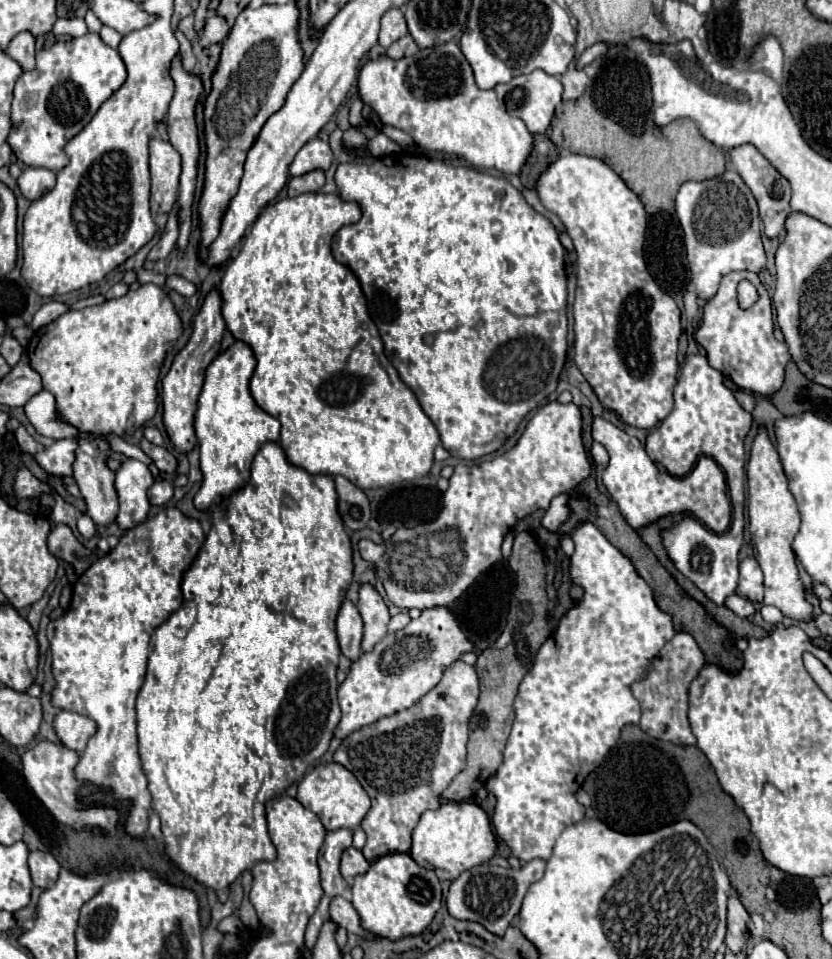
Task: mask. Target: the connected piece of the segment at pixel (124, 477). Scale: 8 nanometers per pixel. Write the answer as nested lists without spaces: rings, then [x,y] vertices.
[[[128,459],[116,471],[114,487],[120,501],[120,513],[116,523],[120,529],[132,529],[142,523],[150,511],[148,503],[148,487],[154,483],[154,477],[142,461]]]

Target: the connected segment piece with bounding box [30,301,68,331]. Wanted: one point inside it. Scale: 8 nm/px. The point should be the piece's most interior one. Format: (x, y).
(53, 310)

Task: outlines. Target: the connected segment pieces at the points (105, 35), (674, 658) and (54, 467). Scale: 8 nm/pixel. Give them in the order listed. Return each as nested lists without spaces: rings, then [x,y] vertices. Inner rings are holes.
[[[102,27],[102,31],[100,31],[100,37],[102,37],[102,41],[106,43],[106,45],[110,45],[110,47],[118,47],[118,43],[122,41],[122,35],[118,33],[118,31],[114,31],[114,29],[110,29],[110,27]]]
[[[676,633],[660,651],[660,655],[652,661],[652,669],[644,681],[634,683],[632,691],[642,707],[640,727],[654,739],[670,741],[676,745],[696,745],[696,737],[688,723],[688,687],[698,677],[704,655],[696,645],[694,637],[688,633]]]
[[[60,439],[60,441],[54,441],[50,447],[46,447],[44,451],[38,451],[34,455],[34,459],[50,475],[72,477],[76,449],[78,449],[78,445],[74,439]]]

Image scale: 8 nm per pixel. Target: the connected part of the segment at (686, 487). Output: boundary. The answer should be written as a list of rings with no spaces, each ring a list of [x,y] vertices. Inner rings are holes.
[[[594,417],[592,439],[608,449],[610,461],[602,473],[602,483],[608,489],[610,497],[618,503],[618,509],[630,527],[638,529],[664,515],[674,513],[690,513],[708,529],[718,533],[726,531],[726,527],[730,525],[732,507],[726,495],[726,479],[720,467],[710,457],[702,457],[690,475],[678,479],[666,471],[660,471],[650,461],[648,453],[636,437],[630,437],[626,431],[602,417]]]

